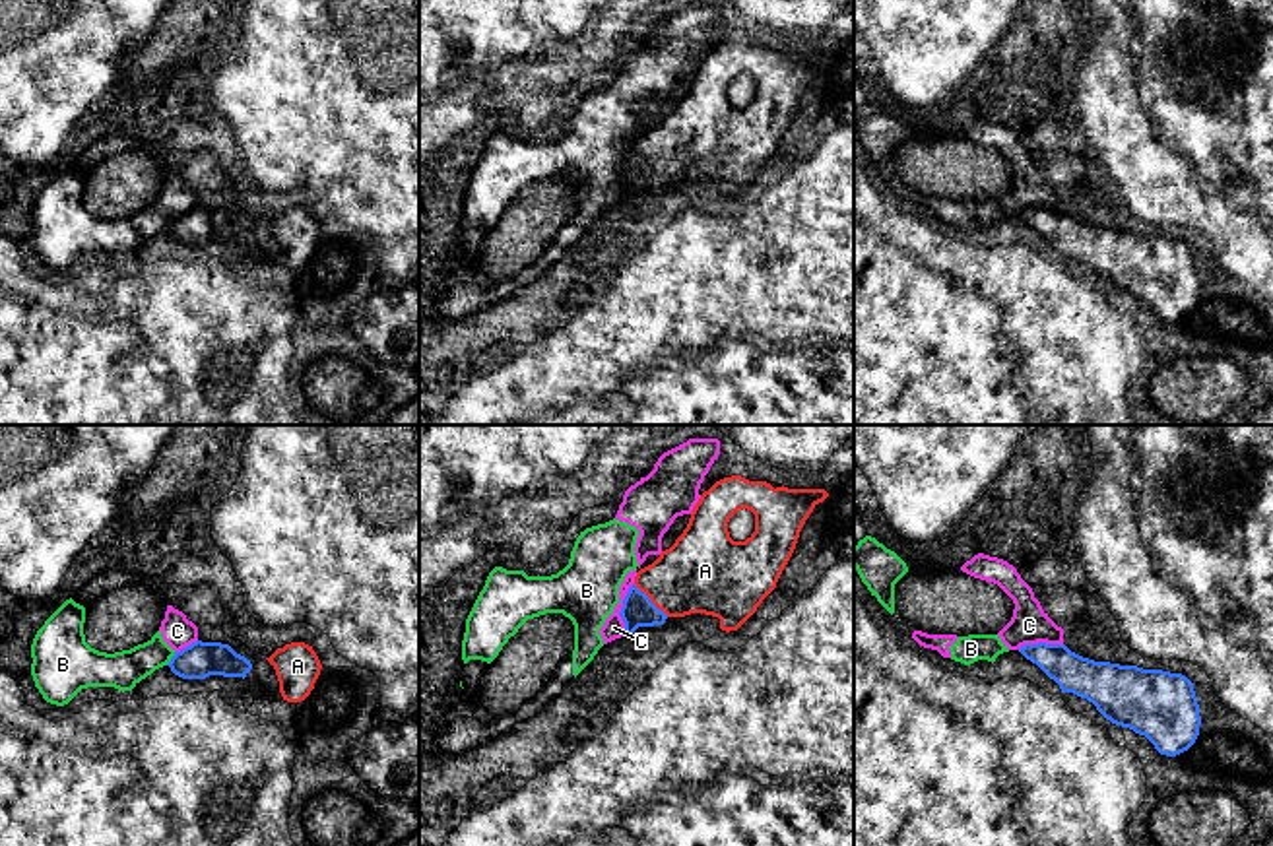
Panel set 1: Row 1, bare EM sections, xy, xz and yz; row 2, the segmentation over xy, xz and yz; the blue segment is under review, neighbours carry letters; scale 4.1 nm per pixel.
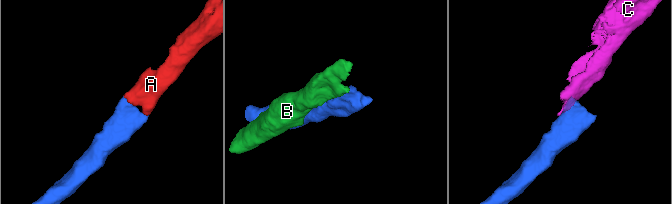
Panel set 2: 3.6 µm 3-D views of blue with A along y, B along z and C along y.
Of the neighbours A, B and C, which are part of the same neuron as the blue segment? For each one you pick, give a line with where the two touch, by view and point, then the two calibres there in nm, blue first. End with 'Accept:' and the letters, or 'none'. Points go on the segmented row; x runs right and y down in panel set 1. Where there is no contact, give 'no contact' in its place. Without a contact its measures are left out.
A: xz (649, 600) | 130/340 nm
Accept: A

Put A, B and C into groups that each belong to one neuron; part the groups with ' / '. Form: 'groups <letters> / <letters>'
groups A / B C

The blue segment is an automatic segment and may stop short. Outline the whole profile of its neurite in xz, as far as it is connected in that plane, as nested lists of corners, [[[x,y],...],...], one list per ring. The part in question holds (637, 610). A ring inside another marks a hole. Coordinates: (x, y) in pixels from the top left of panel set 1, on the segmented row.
[[[635,584],[627,592],[619,615],[625,623],[623,636],[631,636],[638,627],[664,625],[668,619],[668,615],[658,609],[650,602],[650,598],[640,592]]]

